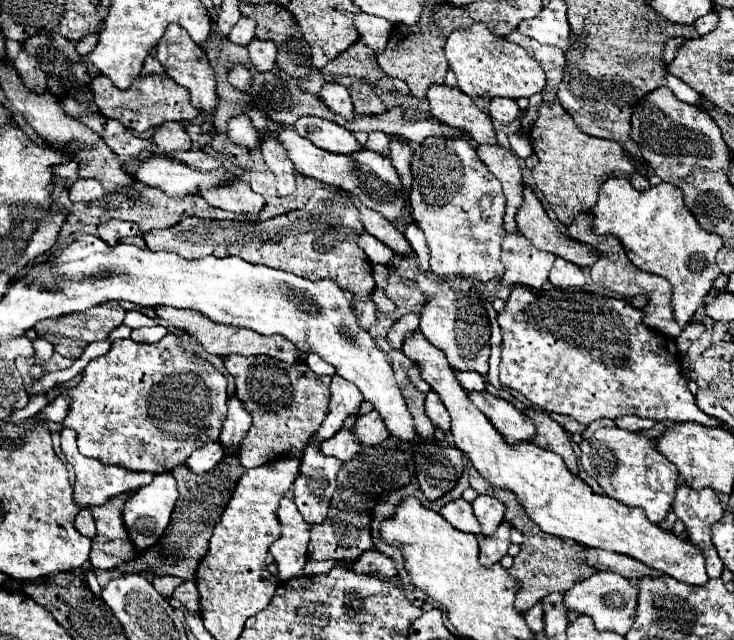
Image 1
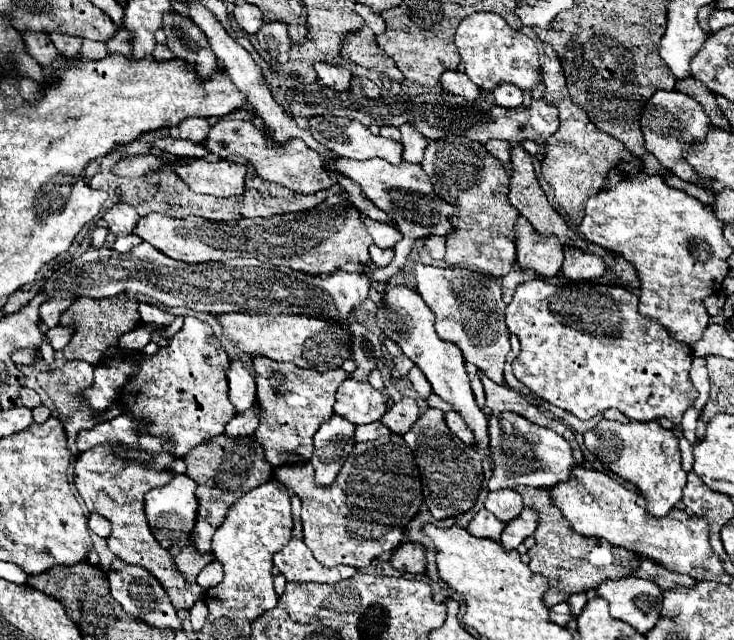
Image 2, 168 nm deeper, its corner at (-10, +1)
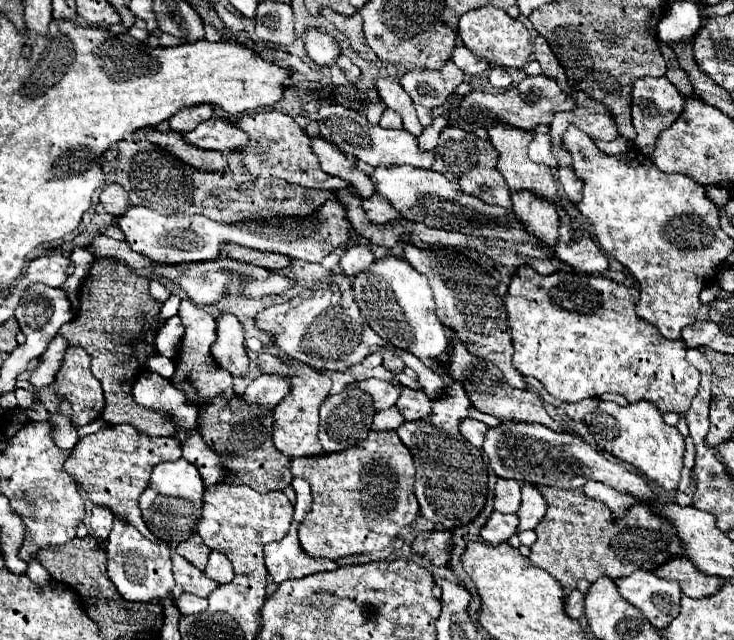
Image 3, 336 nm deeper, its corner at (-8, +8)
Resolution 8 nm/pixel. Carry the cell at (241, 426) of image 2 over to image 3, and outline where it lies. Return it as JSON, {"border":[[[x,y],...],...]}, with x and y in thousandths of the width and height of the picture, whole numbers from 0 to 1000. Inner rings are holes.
{"border":[[[356,584],[353,591],[347,591],[337,609],[326,619],[334,631],[339,634],[361,634],[361,638],[372,638],[377,634],[377,628],[394,613],[394,594],[383,591],[383,588],[364,588]]]}

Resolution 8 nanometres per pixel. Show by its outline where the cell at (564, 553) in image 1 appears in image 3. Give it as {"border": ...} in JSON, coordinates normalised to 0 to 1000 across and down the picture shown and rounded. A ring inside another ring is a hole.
{"border":[[[732,763],[745,781],[745,803],[729,825],[732,847],[723,853],[721,875],[726,884],[745,891],[767,916],[767,931],[775,931],[792,903],[811,909],[819,900],[830,900],[838,906],[865,891],[890,891],[917,869],[931,869],[928,847],[917,834],[914,819],[876,788],[862,791],[851,809],[835,819],[830,794],[800,778],[794,766]]]}

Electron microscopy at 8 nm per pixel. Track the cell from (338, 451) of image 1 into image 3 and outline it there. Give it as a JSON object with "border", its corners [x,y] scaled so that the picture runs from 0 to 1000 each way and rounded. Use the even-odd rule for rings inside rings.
{"border":[[[541,634],[514,644],[508,650],[508,672],[541,672],[549,663],[549,650],[544,647]]]}

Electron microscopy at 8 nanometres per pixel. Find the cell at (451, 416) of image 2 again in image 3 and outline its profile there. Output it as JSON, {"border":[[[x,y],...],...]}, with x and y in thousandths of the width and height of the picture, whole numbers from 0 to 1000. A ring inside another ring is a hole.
{"border":[[[634,653],[634,656],[628,656],[625,672],[628,672],[628,678],[631,678],[644,697],[650,697],[650,700],[655,703],[658,684],[661,684],[661,675],[663,675],[663,666],[661,666],[658,659],[644,656],[644,653]]]}

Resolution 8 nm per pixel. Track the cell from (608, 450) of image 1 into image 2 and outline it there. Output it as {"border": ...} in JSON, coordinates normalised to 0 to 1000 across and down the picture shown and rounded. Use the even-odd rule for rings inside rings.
{"border":[[[819,655],[794,683],[797,683],[797,698],[822,723],[824,733],[868,758],[890,808],[909,805],[922,789],[922,783],[928,783],[931,761],[936,755],[936,739],[928,730],[925,683],[917,673],[903,670],[898,658],[843,661],[843,658]]]}

